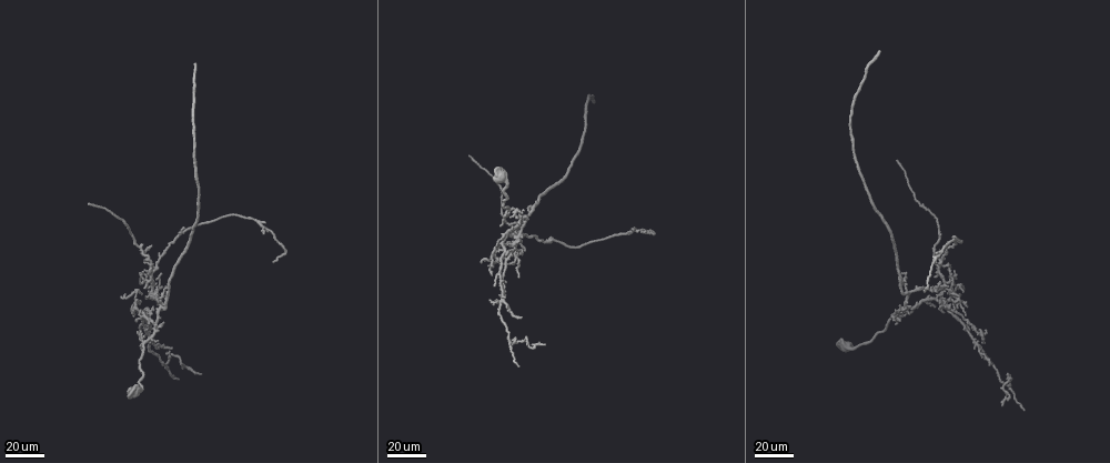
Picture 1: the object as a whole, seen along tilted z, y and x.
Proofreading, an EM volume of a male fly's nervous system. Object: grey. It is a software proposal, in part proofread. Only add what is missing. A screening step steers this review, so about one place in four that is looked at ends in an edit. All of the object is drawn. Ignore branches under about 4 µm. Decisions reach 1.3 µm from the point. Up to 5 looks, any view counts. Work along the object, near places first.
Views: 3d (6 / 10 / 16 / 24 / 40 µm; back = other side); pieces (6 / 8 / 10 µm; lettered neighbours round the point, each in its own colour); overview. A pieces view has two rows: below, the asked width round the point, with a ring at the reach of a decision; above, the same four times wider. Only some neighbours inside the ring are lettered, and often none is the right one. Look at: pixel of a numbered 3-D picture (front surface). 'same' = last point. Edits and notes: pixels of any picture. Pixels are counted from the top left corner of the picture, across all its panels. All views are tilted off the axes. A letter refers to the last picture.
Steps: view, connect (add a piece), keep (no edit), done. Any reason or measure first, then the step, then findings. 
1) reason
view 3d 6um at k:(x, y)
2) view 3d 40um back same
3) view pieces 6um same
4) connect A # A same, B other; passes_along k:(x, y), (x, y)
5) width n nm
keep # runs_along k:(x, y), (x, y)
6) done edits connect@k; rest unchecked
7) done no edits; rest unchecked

an open end
view 3d 40um at 1:(172, 347)

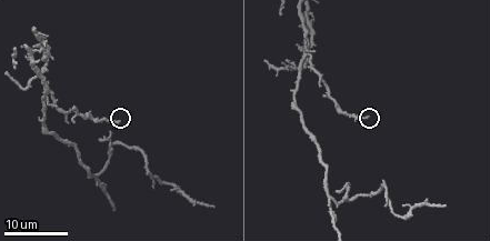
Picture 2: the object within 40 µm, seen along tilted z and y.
view pieces 10um at 2:(120, 121)

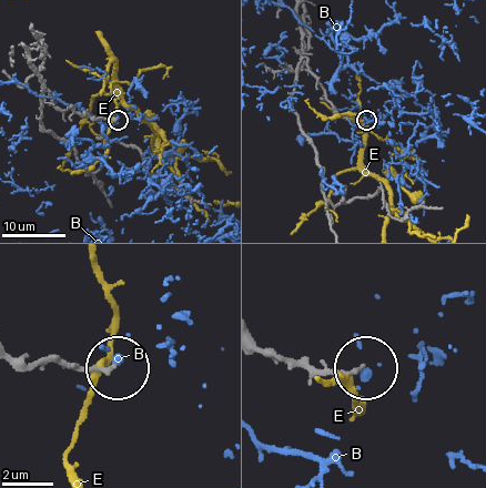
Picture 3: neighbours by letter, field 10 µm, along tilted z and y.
keep # B other, E other; runs_along 3:(42, 84), (62, 110), (72, 108), (82, 115), (115, 119); no lettered piece goes on from it

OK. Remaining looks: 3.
free end
view 3d 16um at 2:(339, 193)

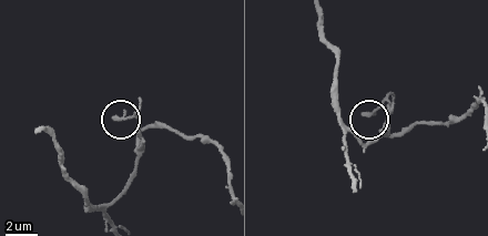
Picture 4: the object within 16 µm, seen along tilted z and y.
view pieces 6um at 4:(114, 116)

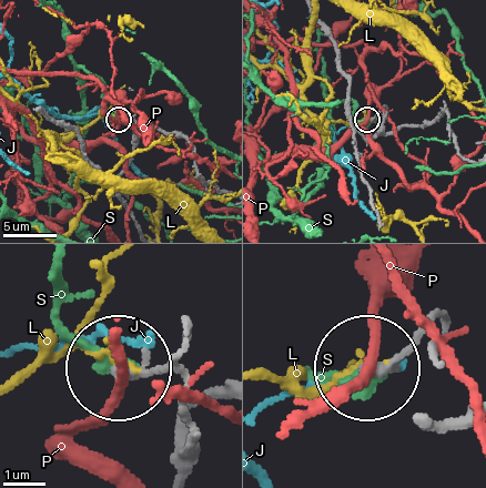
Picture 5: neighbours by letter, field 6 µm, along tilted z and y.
keep # J other, L other, P other, S other; no lettered piece goes on from it

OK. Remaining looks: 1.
done no edits; rest unchecked

